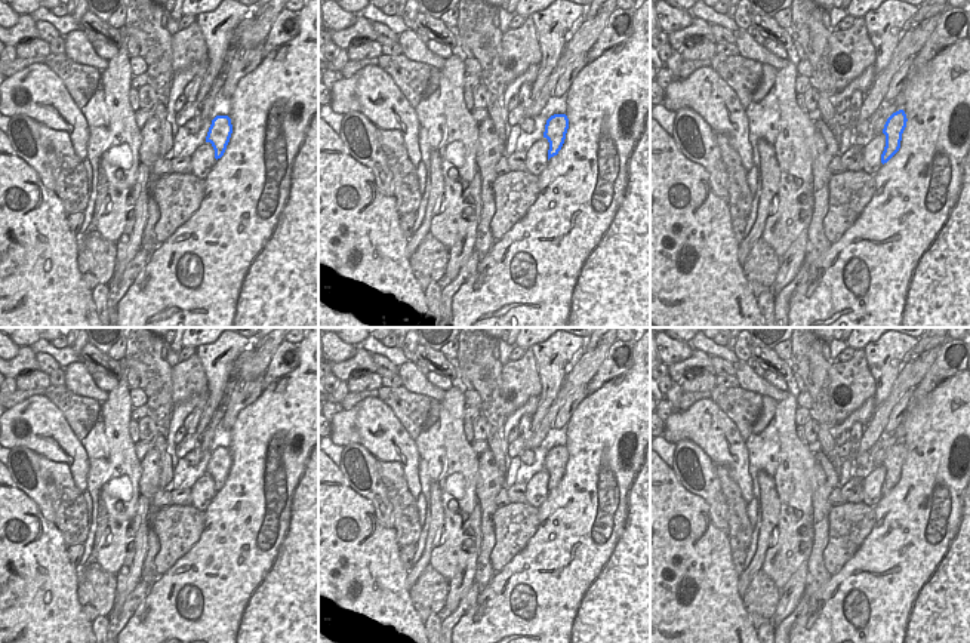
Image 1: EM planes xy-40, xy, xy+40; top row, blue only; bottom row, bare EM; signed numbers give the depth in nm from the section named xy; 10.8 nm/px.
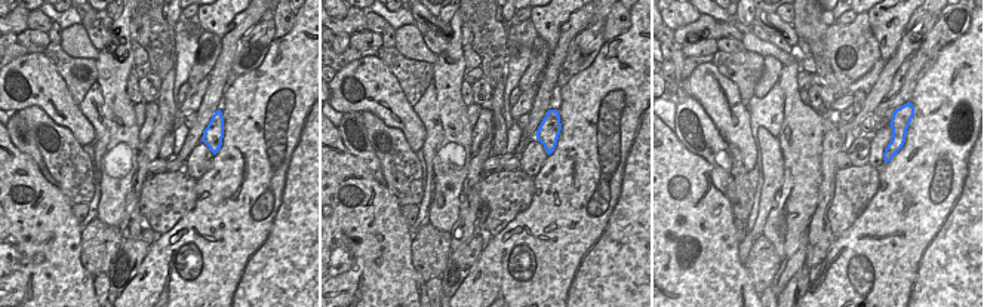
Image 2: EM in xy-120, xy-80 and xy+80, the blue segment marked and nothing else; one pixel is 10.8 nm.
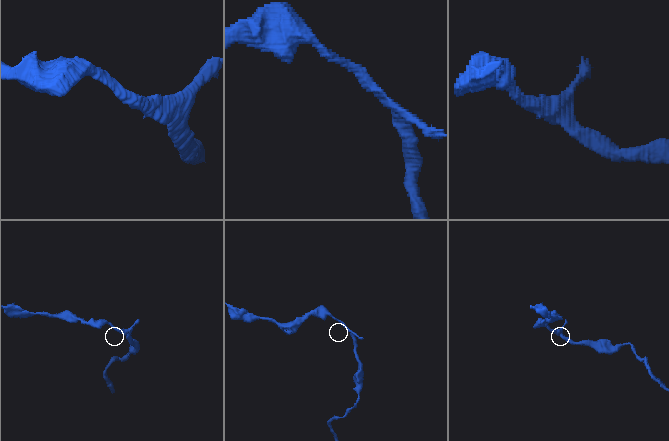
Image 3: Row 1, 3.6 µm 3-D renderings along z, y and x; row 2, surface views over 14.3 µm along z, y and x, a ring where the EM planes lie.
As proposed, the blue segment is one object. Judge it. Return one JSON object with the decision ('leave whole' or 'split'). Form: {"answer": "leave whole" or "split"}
{"answer": "leave whole"}

